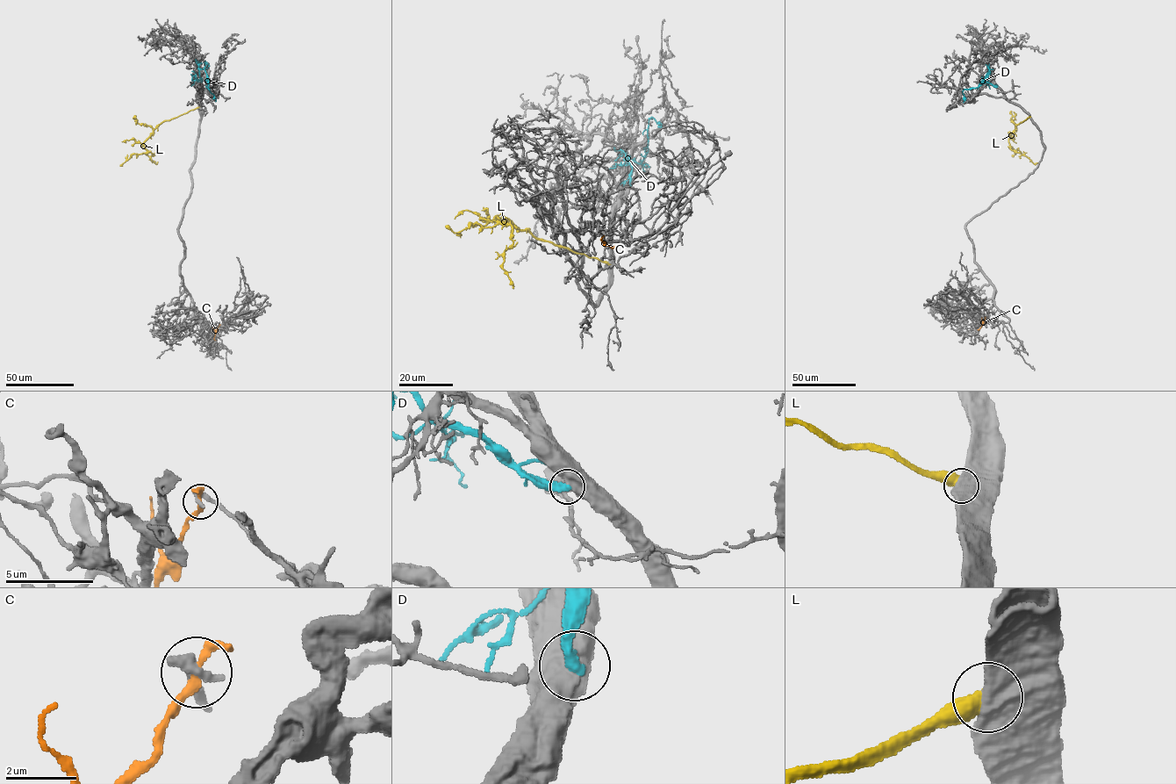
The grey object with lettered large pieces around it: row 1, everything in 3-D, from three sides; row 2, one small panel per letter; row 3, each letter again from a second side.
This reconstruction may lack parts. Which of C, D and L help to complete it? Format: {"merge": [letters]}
{"merge": []}

